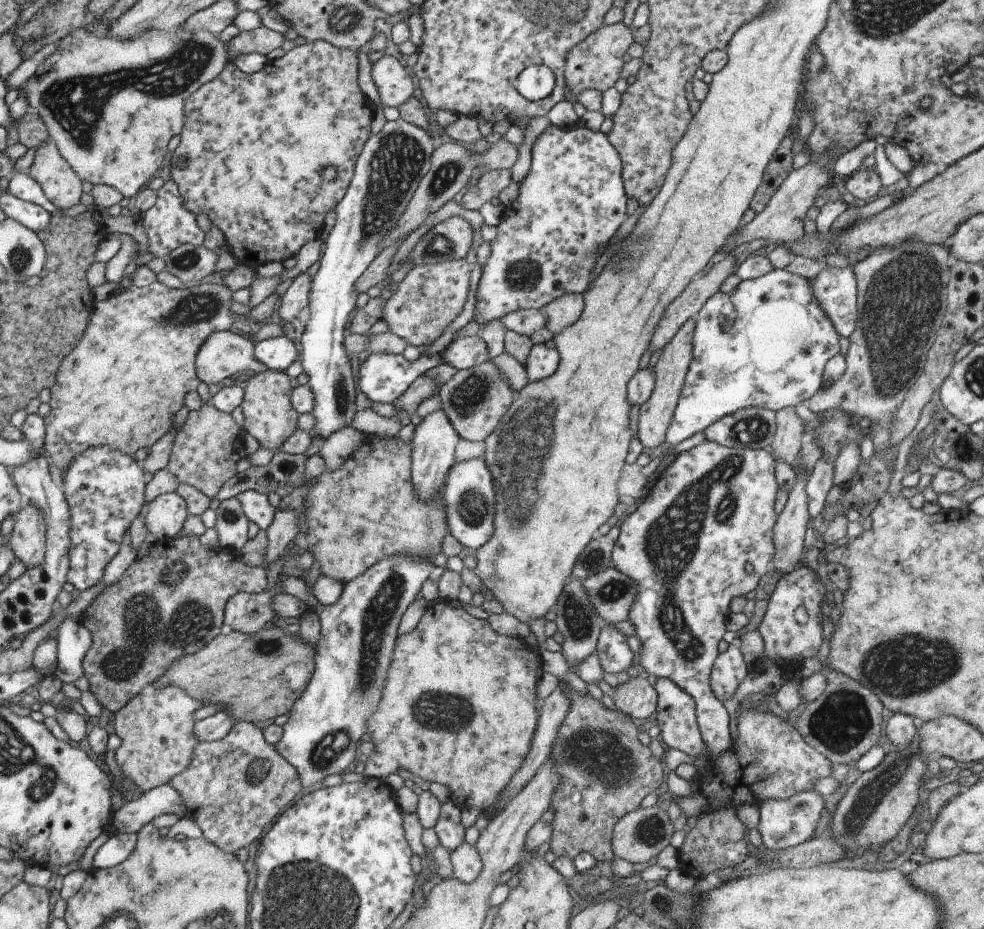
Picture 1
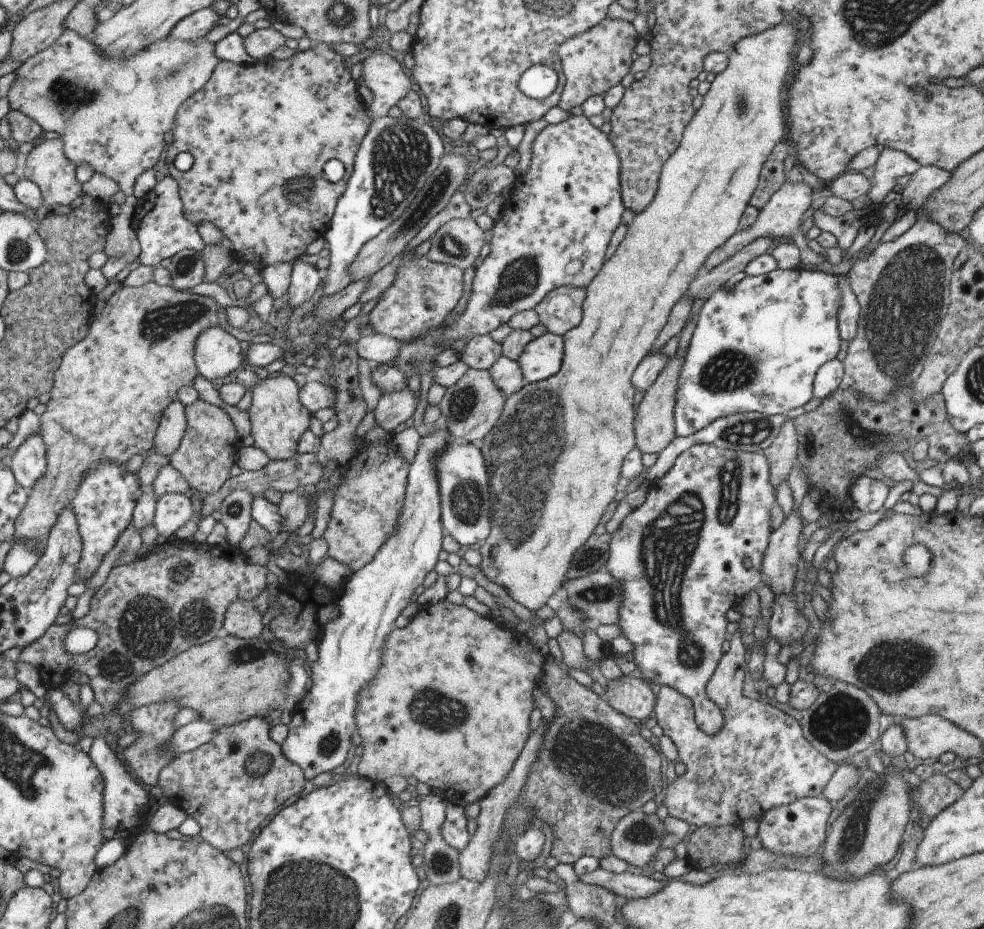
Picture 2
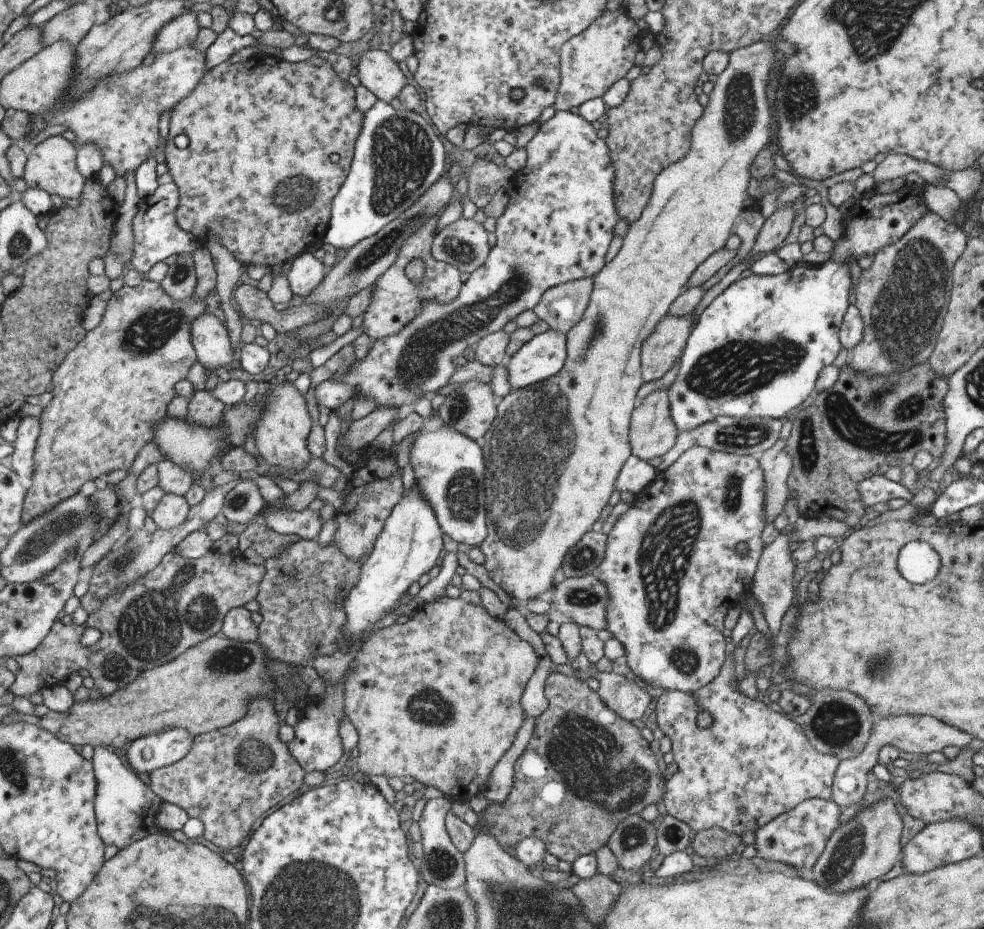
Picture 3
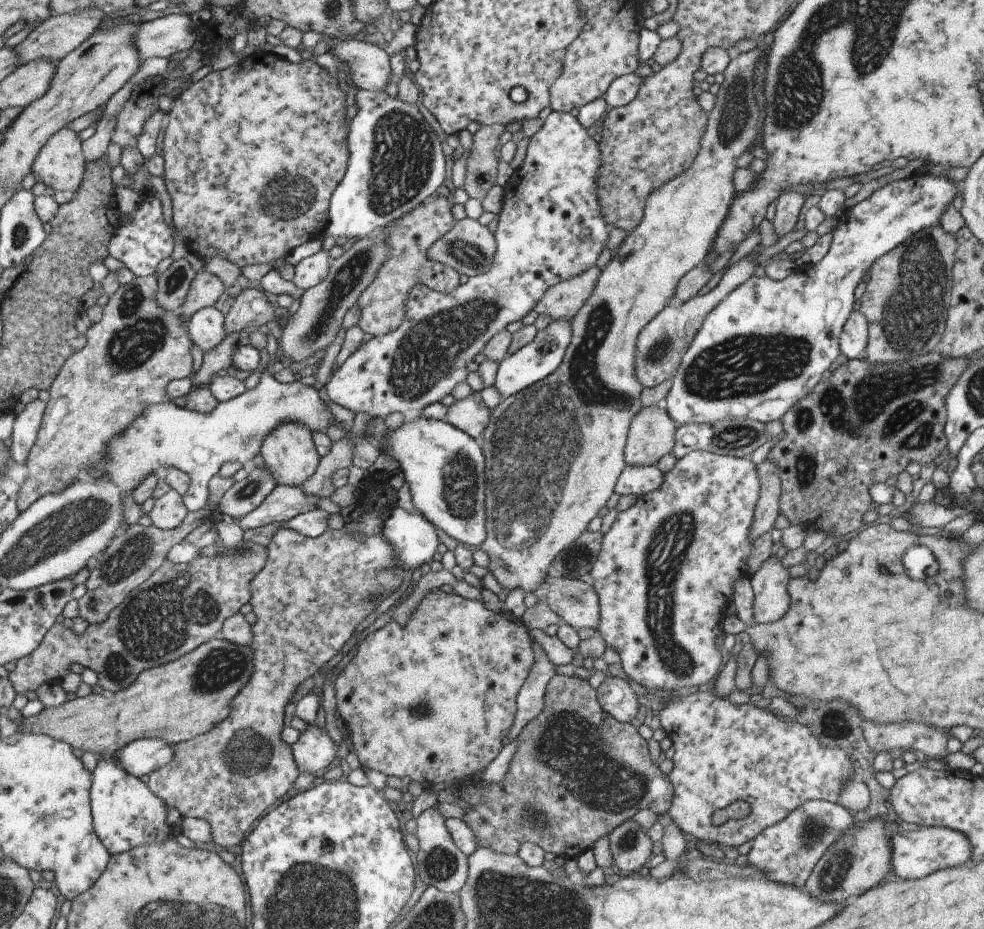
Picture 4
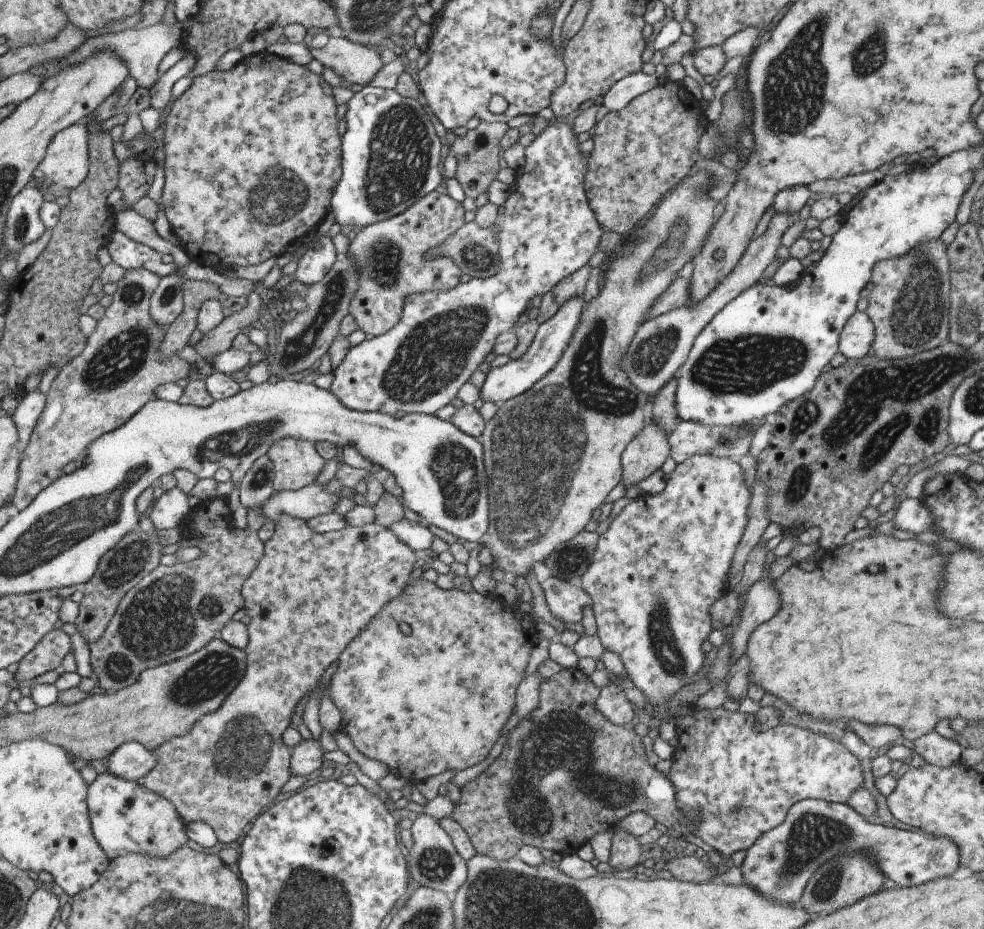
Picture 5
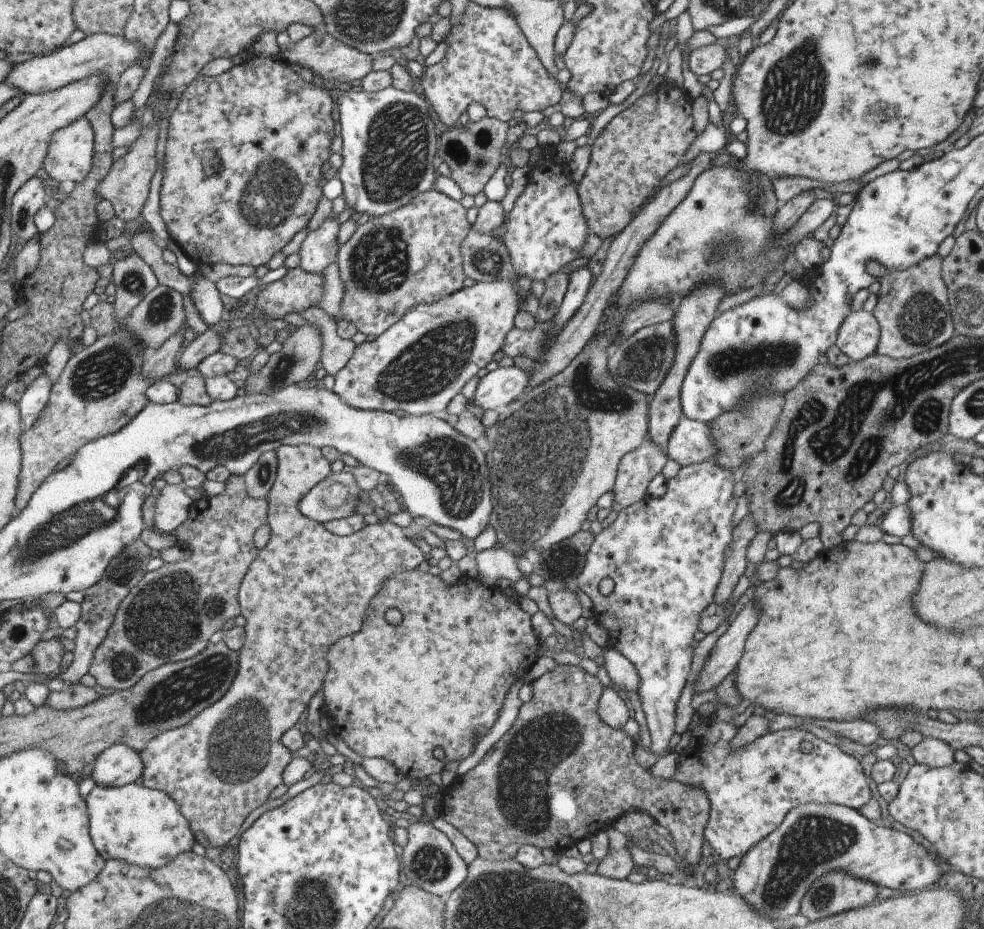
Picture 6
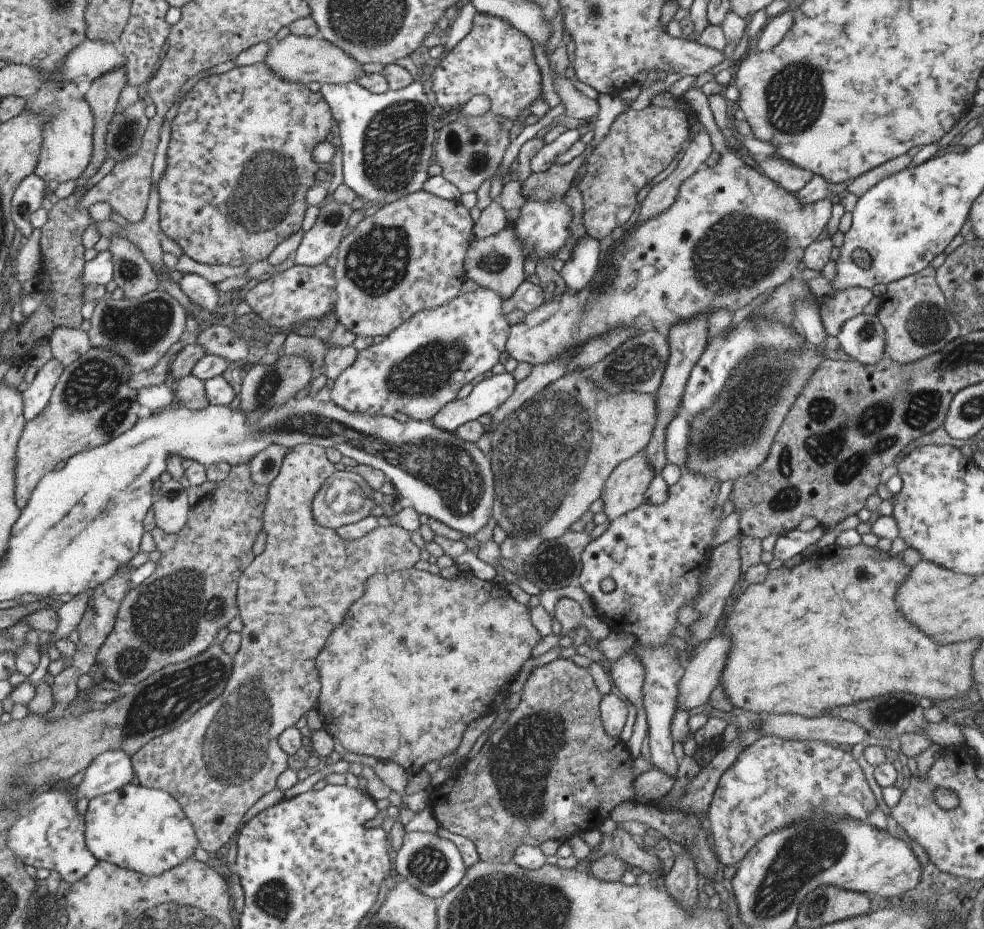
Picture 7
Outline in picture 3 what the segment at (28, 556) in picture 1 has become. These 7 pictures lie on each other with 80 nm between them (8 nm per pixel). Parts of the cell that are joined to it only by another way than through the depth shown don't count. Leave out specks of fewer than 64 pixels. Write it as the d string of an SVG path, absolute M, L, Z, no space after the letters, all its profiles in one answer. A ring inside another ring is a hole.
M143 278L137 287L121 286L111 294L111 298L103 303L103 309L99 317L98 326L87 332L86 338L67 354L66 361L59 366L58 371L54 374L54 386L51 388L51 400L49 404L43 408L42 413L38 417L39 435L37 446L35 446L35 456L33 456L33 476L31 476L31 486L26 490L26 498L23 502L23 521L35 522L35 518L47 514L49 510L55 510L55 506L59 506L61 502L65 502L67 498L71 498L73 494L79 492L82 484L89 480L101 480L106 473L111 473L116 469L127 469L136 458L137 454L142 453L144 446L153 438L153 428L159 424L159 420L163 420L166 415L166 409L175 396L175 384L181 380L185 380L190 366L196 361L194 350L191 345L191 325L193 320L197 320L201 314L207 314L214 308L211 302L199 300L199 298L185 298L185 300L172 300L163 292L158 283L151 282L147 278Z

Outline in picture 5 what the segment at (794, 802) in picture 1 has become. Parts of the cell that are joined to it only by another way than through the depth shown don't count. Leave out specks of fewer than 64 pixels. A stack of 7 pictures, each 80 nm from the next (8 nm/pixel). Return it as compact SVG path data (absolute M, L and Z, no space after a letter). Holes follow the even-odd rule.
M806 799L797 802L787 812L782 824L763 832L745 852L745 858L741 862L742 880L751 886L753 890L757 890L759 894L763 894L767 900L771 902L781 902L781 904L796 904L801 898L801 894L807 880L811 874L825 864L825 860L830 860L843 854L843 852L867 852L871 858L875 858L875 864L879 868L879 872L891 880L896 886L918 886L923 882L929 882L933 878L941 878L941 876L949 877L955 872L958 864L958 847L951 839L943 836L931 836L925 832L915 830L901 830L899 828L891 828L865 822L857 812L854 812L846 806L845 803L829 803L818 799Z

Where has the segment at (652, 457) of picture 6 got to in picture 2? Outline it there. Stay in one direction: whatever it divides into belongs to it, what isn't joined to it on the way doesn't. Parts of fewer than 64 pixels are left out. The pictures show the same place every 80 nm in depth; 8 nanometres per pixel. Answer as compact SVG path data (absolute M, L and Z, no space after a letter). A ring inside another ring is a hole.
M685 354L680 358L667 358L667 364L665 368L659 372L657 379L653 382L652 386L647 388L639 408L634 412L633 418L633 435L634 444L637 446L637 450L642 454L658 454L672 442L675 437L673 428L673 406L675 405L675 390L677 390L677 378L679 378L679 372L683 368L683 362L685 362Z

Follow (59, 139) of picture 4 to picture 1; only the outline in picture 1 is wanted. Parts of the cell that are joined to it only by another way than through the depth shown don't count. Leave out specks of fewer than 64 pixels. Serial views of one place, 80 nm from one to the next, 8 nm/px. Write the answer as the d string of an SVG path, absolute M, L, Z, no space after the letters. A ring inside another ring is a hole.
M52 141L35 150L29 166L29 176L39 184L45 199L57 209L67 209L79 204L81 177L66 162Z

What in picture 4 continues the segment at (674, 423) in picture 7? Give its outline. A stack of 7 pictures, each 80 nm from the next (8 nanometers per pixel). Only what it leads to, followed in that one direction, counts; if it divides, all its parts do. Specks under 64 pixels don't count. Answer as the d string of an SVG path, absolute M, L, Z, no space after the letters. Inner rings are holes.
M750 419L719 420L713 424L676 425L674 444L671 455L679 460L691 450L705 450L717 455L728 455L738 458L748 458L759 446L769 440L770 435L765 432L764 423Z

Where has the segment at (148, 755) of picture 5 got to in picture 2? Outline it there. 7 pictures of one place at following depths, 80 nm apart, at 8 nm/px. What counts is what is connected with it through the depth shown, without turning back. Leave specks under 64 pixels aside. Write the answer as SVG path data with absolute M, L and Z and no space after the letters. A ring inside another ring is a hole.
M199 719L185 724L185 726L177 728L177 732L173 732L173 736L169 740L169 750L175 756L190 752L197 746L209 742L211 736L215 734L215 730L219 729L219 726L213 726L213 722L207 722L207 720Z

